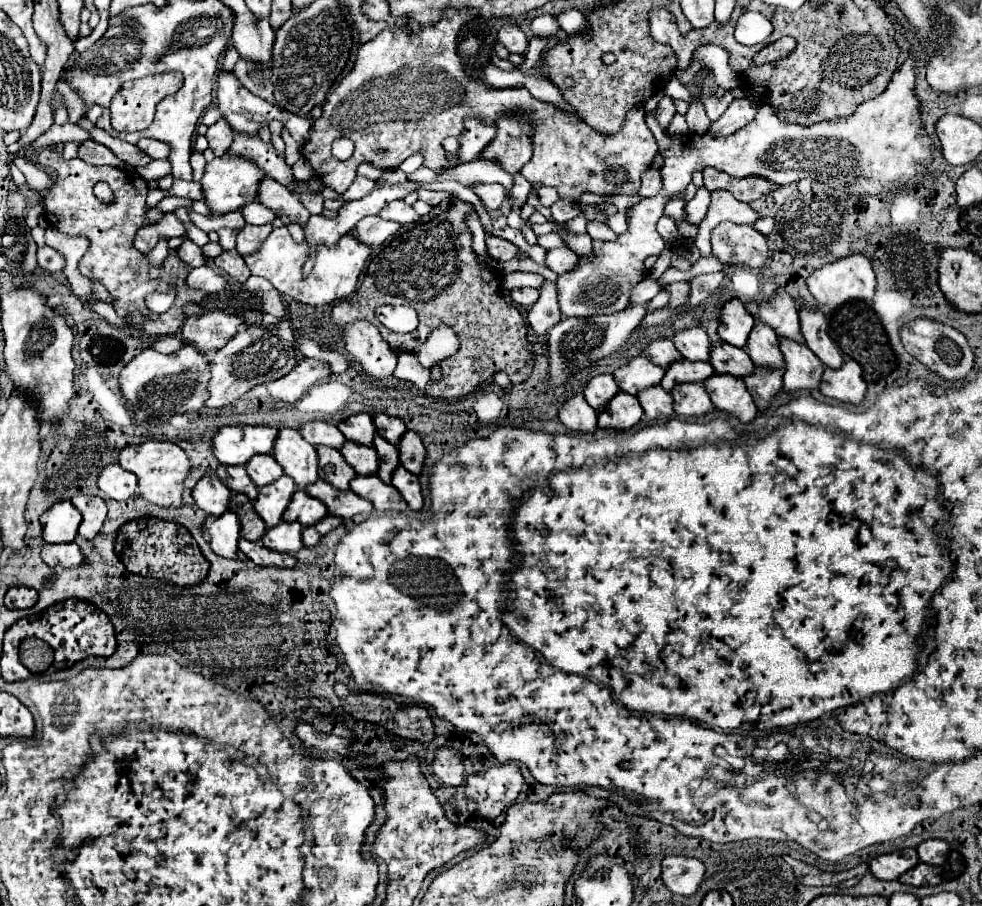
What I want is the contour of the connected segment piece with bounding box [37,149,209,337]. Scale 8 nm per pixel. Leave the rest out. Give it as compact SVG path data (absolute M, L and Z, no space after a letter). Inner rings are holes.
M41 149L37 161L41 167L49 167L49 173L53 177L53 185L45 193L45 217L47 217L49 225L67 235L85 235L91 241L89 251L85 253L85 257L79 263L81 273L89 279L91 277L99 279L107 287L107 291L113 297L113 307L119 317L129 319L131 313L139 311L147 319L147 323L143 323L143 327L137 327L139 331L143 331L147 335L159 335L159 337L175 333L185 321L183 305L185 303L203 303L205 299L209 299L209 293L187 287L185 279L187 279L187 273L191 271L191 267L179 259L177 251L171 249L167 259L159 267L155 267L149 263L149 257L145 253L141 253L133 247L133 239L135 239L137 231L141 227L153 223L147 219L147 211L149 211L147 183L135 171L125 171L125 169L107 167L107 165L95 167L95 165L85 163L83 159L65 161L61 157L61 153L57 153L55 149ZM97 181L109 183L109 187L115 193L113 205L105 205L93 195L93 187ZM171 283L175 283L175 287L177 287L175 305L161 317L153 317L149 313L149 309L145 307L145 301L143 301L145 293L165 291Z

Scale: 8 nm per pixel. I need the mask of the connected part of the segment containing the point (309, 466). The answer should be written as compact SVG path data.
M283 427L275 439L273 457L281 463L283 471L297 483L299 489L315 483L317 479L317 451L299 435L299 431Z

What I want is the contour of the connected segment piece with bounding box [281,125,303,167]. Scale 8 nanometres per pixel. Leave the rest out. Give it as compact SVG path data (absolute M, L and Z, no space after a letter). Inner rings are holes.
M283 125L283 141L285 141L285 161L287 161L287 165L291 167L299 157L301 157L301 149L303 149L303 145L301 143L297 143L291 135L289 135L289 131L285 129L285 125Z

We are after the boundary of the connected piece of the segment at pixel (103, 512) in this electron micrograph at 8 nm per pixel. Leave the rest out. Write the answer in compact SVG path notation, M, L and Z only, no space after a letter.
M77 495L71 499L71 503L81 511L83 521L79 527L79 535L85 539L93 539L99 529L103 527L103 521L107 517L107 505L97 495Z

